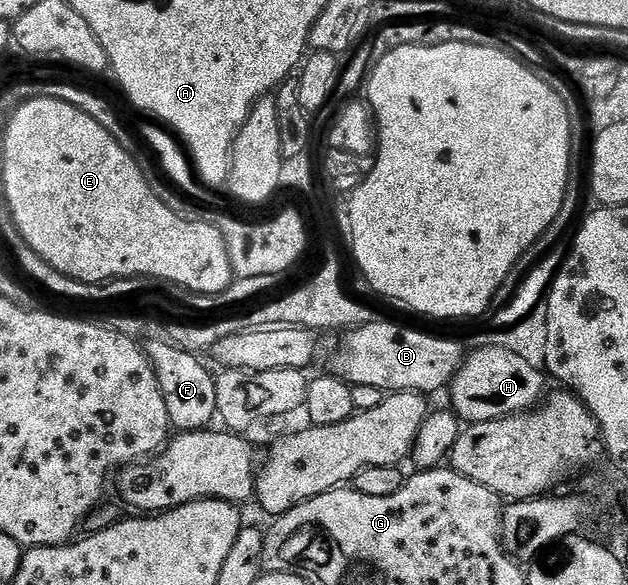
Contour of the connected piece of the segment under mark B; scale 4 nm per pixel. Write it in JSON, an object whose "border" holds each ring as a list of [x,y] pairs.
{"border":[[[376,319],[352,328],[339,344],[331,360],[330,371],[352,386],[377,386],[384,394],[393,392],[439,392],[448,387],[455,372],[463,365],[465,348],[455,340],[430,336],[415,328],[402,328],[387,320]]]}

